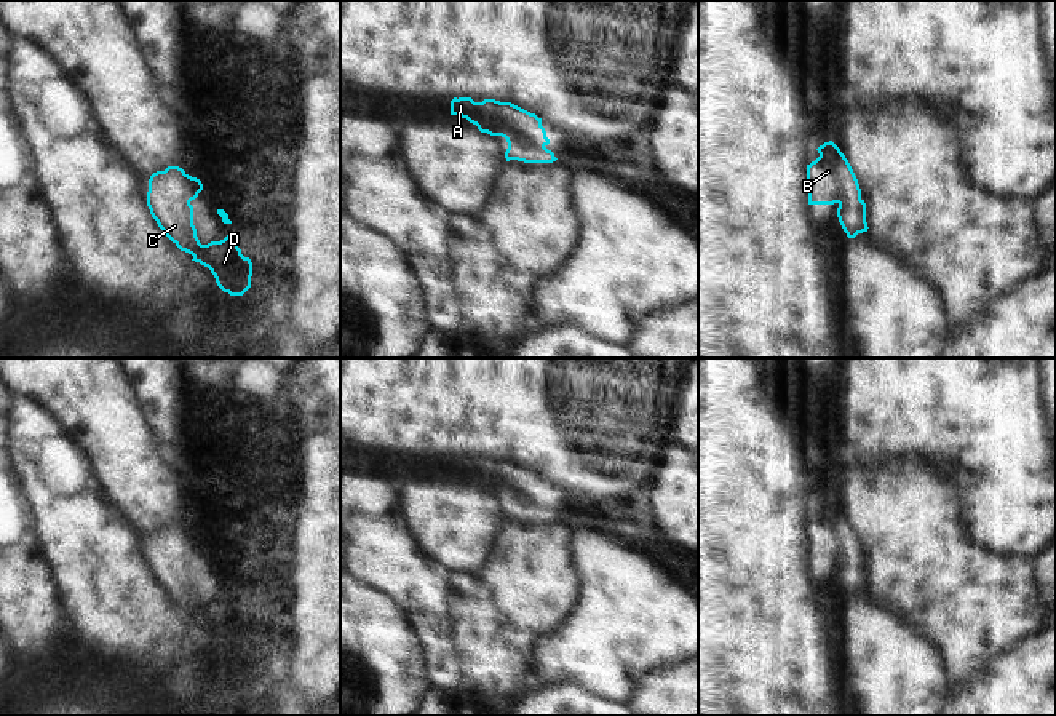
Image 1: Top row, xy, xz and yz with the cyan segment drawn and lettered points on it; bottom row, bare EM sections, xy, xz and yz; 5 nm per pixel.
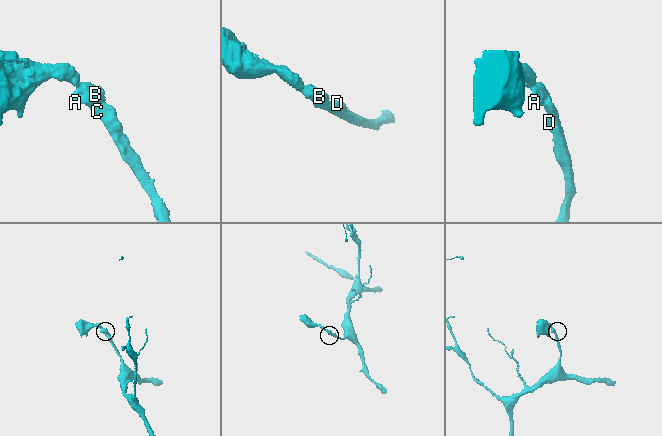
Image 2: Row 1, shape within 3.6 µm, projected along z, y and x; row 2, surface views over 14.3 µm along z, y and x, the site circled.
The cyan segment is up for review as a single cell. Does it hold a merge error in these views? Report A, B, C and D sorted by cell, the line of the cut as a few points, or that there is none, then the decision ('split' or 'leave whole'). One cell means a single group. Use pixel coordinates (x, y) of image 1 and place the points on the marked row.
A B C D; no cut; leave whole

